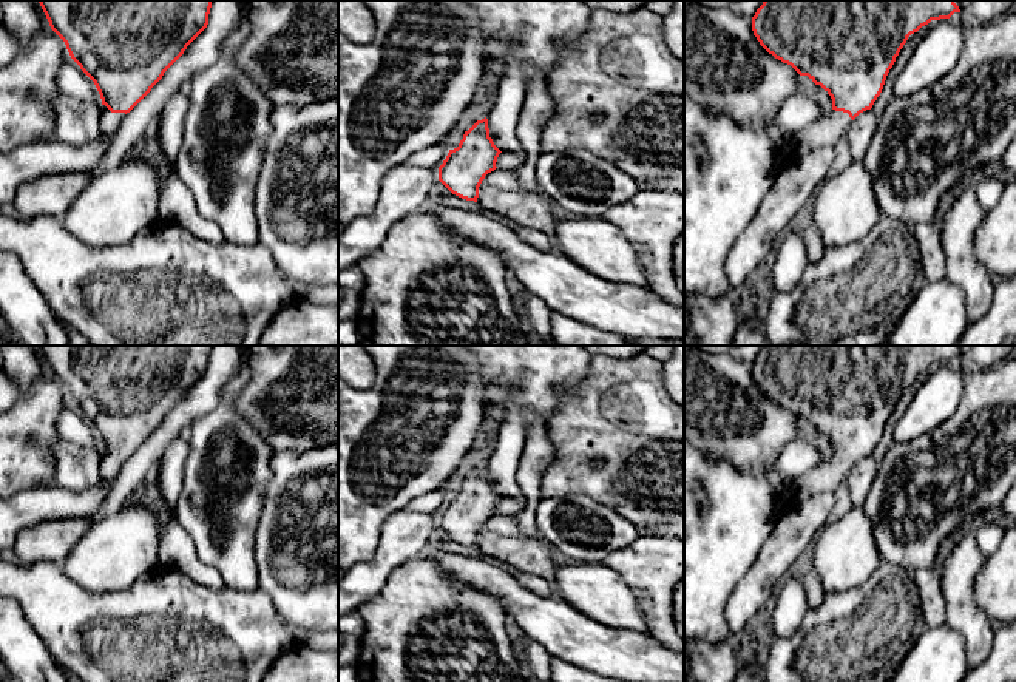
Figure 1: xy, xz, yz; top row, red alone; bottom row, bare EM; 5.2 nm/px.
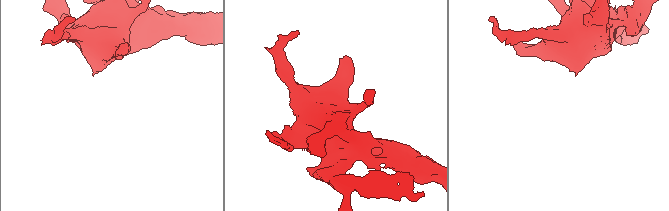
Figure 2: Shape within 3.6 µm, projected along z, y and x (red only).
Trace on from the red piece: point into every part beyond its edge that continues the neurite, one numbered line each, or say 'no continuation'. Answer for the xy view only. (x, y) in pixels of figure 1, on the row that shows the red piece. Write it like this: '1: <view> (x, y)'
1: xy (108, 122)

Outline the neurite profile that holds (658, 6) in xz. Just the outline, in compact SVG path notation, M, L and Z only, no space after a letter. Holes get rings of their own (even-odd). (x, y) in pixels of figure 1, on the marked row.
M649 0L645 9L658 14L659 17L665 17L673 8L673 0Z

